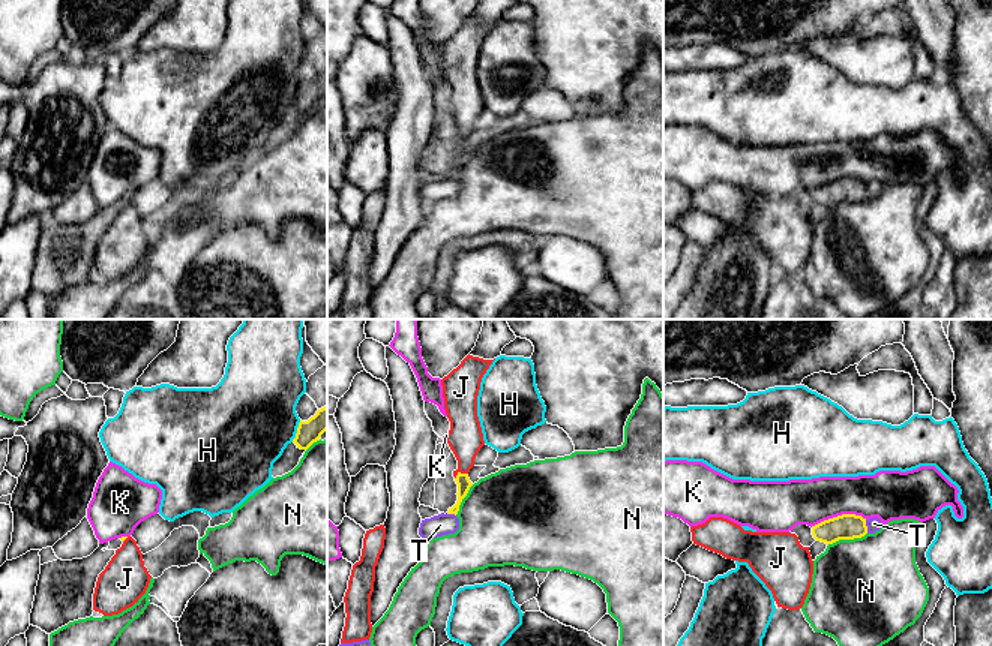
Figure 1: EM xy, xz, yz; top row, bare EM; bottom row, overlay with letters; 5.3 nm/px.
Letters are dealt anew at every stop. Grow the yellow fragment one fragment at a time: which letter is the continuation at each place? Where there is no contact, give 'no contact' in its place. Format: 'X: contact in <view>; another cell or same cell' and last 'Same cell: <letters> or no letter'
H: contact in xy; another cell
J: contact in xz; another cell
K: contact in yz; another cell
N: contact in yz; another cell
T: contact in yz; another cell
Same cell: no letter

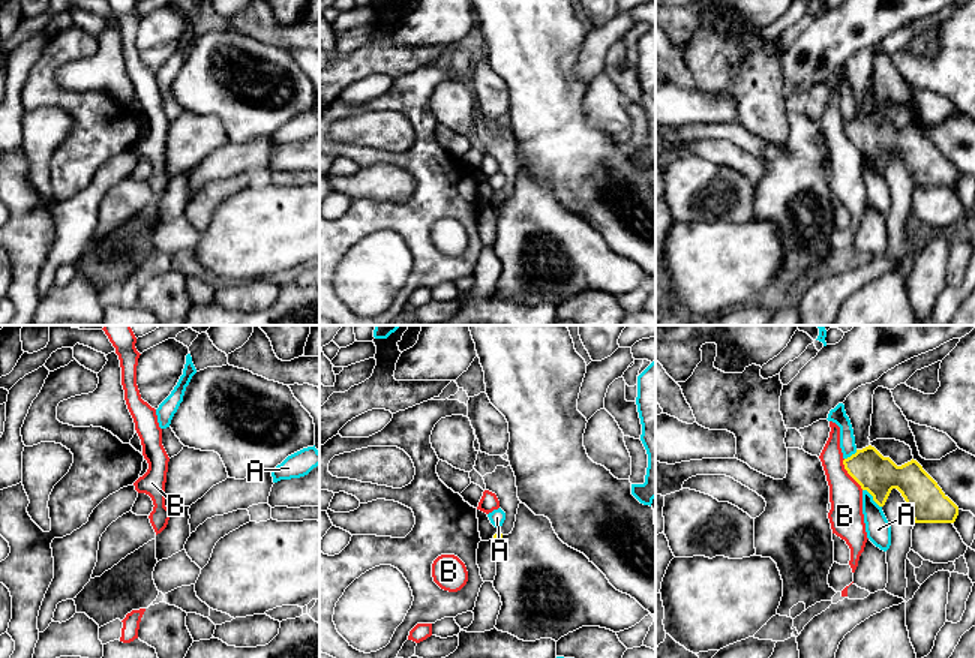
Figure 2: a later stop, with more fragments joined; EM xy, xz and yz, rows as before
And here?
A: contact in yz; another cell
B: contact in yz; another cell
Same cell: no letter

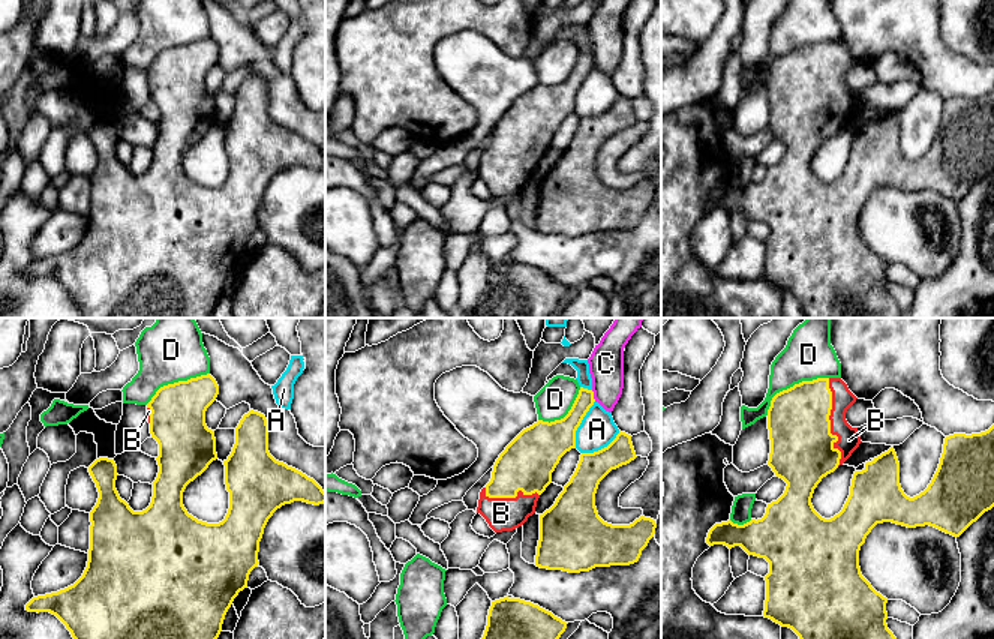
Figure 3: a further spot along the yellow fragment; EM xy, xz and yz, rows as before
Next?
A: contact in xz; another cell
B: contact in yz; same cell
C: contact in xz; another cell
D: contact in yz; another cell
Same cell: B

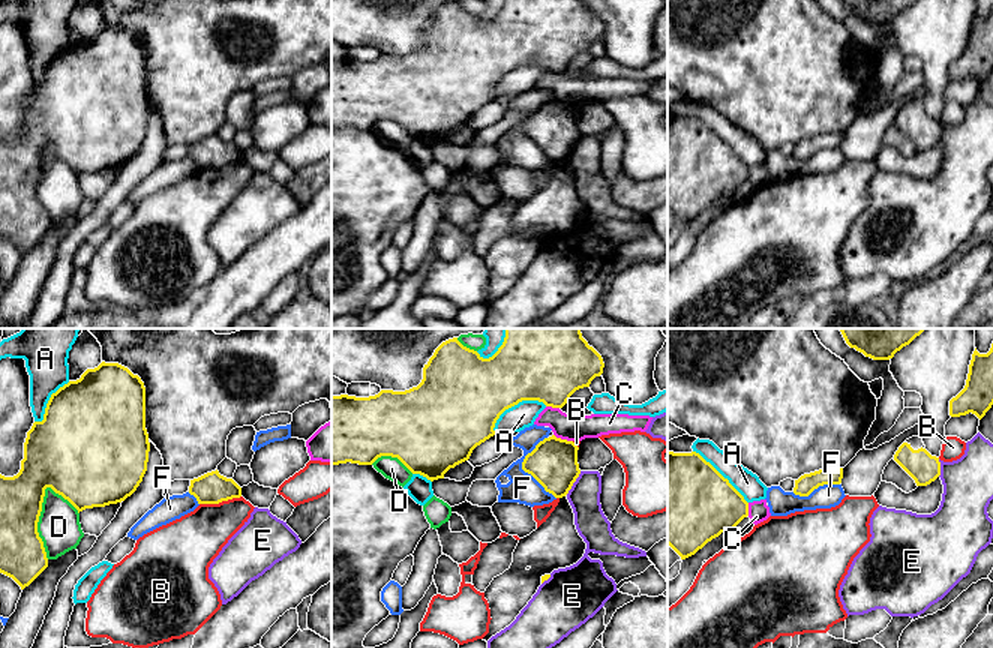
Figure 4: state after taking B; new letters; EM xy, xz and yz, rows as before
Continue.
A: contact in xz; another cell
B: contact in xy; another cell
C: contact in xz; another cell
D: contact in xy; another cell
E: contact in xz; another cell
F: contact in xz; another cell
Same cell: no letter

